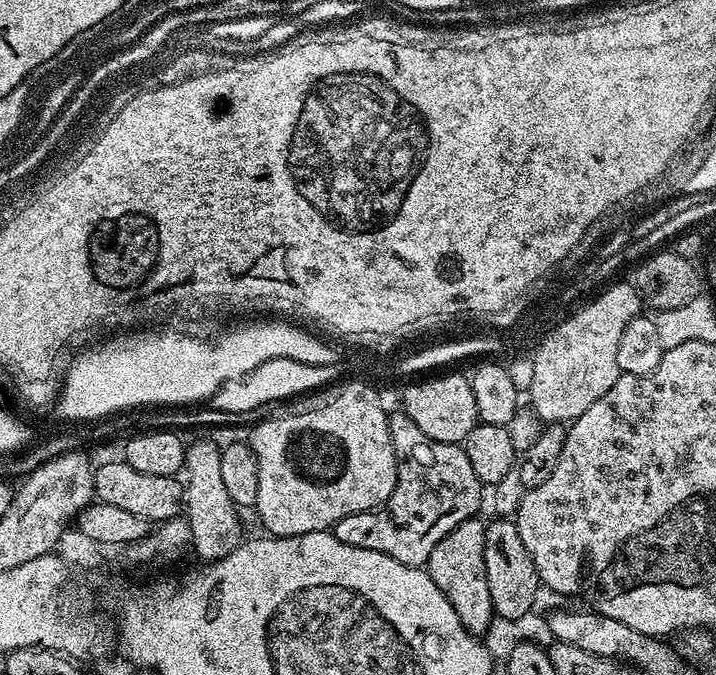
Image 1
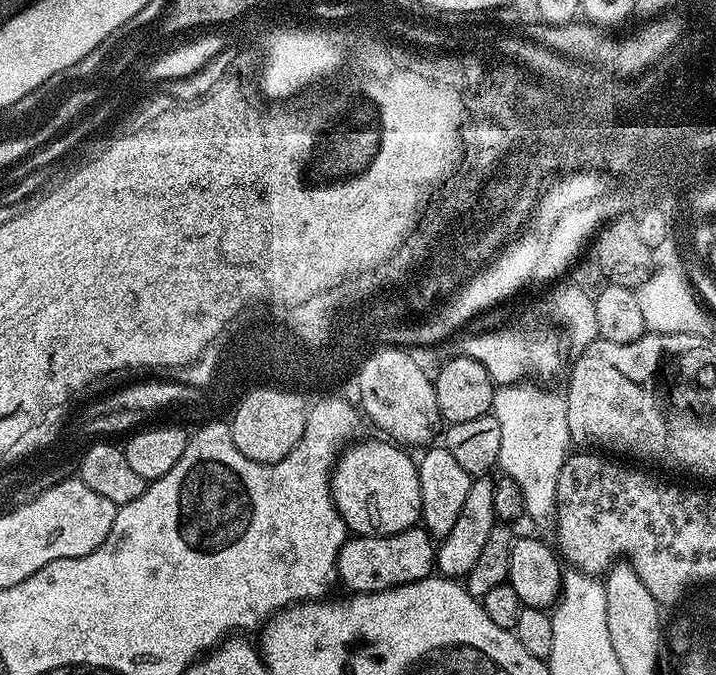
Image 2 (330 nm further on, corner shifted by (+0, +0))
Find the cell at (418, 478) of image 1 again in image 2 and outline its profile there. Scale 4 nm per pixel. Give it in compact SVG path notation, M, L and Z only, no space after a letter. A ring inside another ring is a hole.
M423 527L407 528L389 536L353 535L344 541L338 554L336 575L349 593L381 592L410 582L424 580L433 575L436 567L436 549L433 537Z

